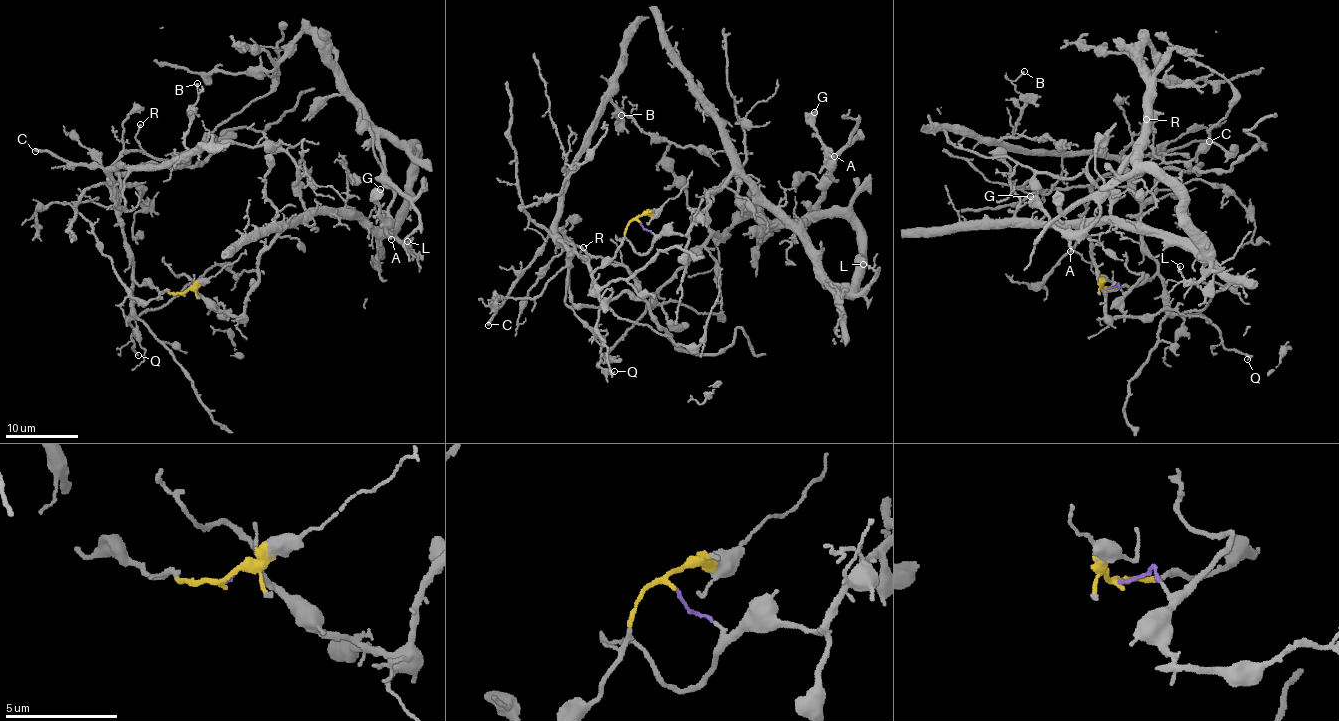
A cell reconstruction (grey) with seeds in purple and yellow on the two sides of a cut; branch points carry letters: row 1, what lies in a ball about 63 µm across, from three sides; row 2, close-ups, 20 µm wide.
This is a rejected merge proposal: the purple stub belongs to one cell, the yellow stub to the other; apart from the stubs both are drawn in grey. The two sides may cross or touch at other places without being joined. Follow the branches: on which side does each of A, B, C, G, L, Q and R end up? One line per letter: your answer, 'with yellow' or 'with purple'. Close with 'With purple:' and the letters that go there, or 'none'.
A: with purple
B: with yellow
C: with yellow
G: with purple
L: with purple
Q: with yellow
R: with yellow
With purple: A, G, L

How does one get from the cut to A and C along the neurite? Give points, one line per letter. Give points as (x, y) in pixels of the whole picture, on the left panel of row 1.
A: (183, 293), (238, 317), (260, 253), (288, 226), (342, 210), (391, 228), (416, 151), (380, 137), (391, 239)
C: (183, 293), (156, 290), (133, 276), (116, 187), (101, 166), (34, 151)

